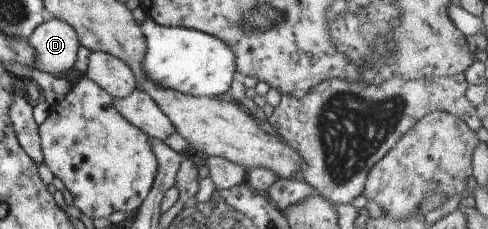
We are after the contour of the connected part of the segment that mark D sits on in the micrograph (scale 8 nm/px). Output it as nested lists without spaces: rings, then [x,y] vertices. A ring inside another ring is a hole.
[[[47,17],[26,38],[35,52],[33,68],[51,76],[63,74],[73,67],[79,40],[73,28],[63,20]]]

